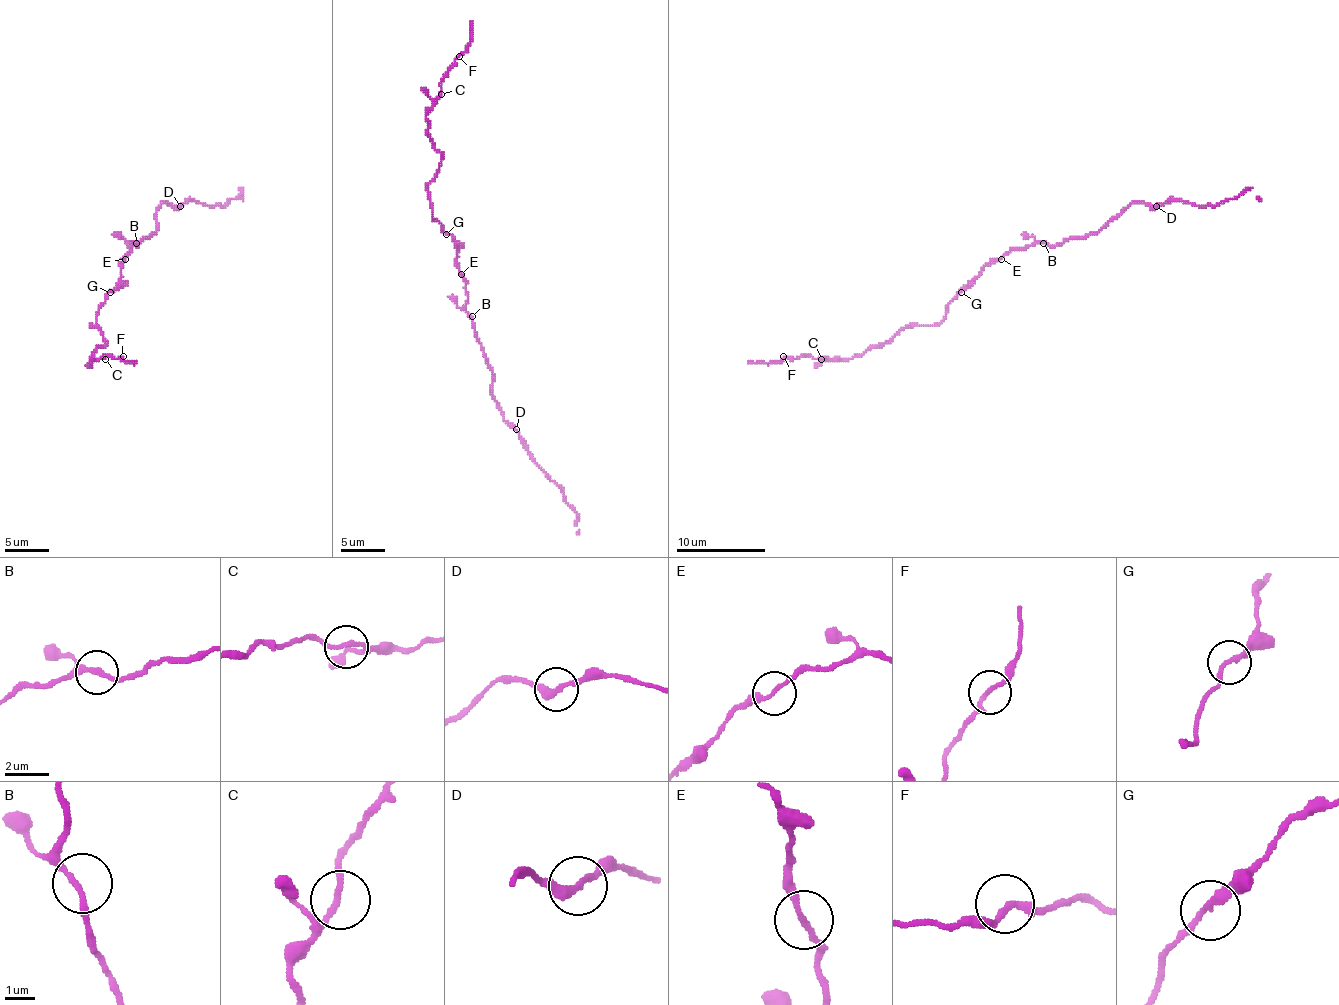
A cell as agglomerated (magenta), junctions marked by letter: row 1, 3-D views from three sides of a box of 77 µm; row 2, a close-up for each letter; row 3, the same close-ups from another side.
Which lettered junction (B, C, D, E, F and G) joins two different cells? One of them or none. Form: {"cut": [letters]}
{"cut": ["D"]}

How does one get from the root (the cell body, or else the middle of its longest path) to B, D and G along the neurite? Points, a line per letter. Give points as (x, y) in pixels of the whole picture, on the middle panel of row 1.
B: (459, 272), (466, 283), (466, 310), (472, 316)
D: (459, 272), (468, 296), (466, 312), (492, 372), (492, 399), (499, 405), (503, 419), (517, 430)
G: (459, 272), (457, 243), (450, 234), (446, 234)

